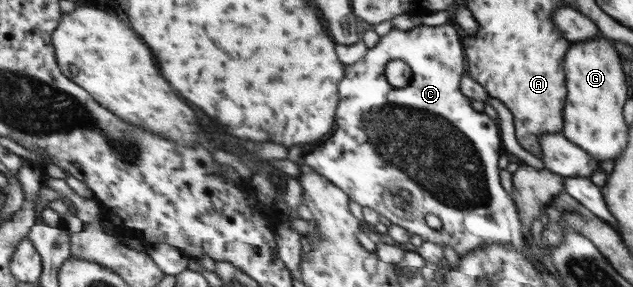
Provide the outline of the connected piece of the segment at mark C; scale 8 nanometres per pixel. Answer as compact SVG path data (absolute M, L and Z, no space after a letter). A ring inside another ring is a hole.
M448 22L439 26L421 24L409 31L392 28L380 37L376 46L366 51L364 58L350 64L350 72L346 72L346 80L342 80L338 128L316 150L303 156L304 164L333 181L360 206L375 210L423 241L450 246L460 257L483 244L511 244L524 249L527 242L520 232L522 224L518 212L498 178L498 158L502 154L498 126L490 116L472 110L470 100L461 92L464 49L456 26L448 26ZM392 60L401 60L411 68L412 82L406 88L387 87L385 68ZM426 214L438 216L442 228L430 228Z

